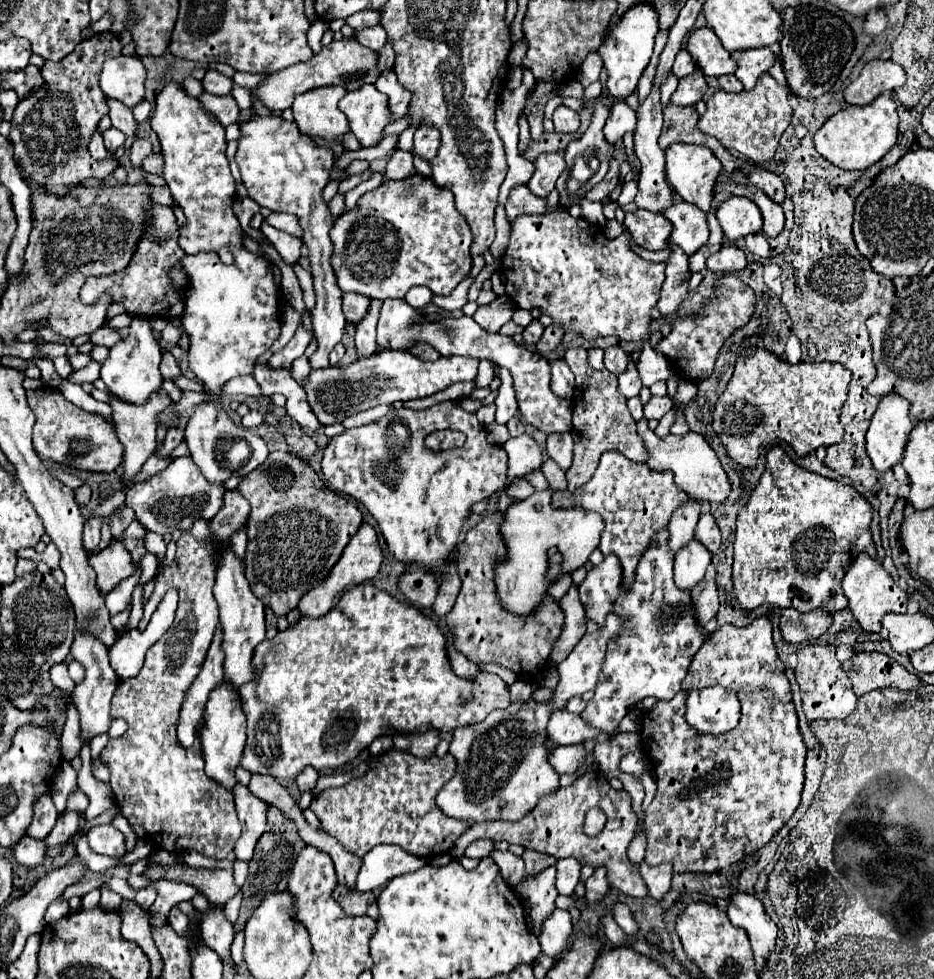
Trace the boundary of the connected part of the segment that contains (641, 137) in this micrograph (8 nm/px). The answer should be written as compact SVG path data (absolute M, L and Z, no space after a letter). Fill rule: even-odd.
M653 88L647 100L637 108L637 128L635 128L635 154L641 162L641 174L639 174L639 192L635 196L635 204L639 208L651 210L651 212L663 212L669 206L675 204L675 194L671 186L665 180L663 166L665 166L665 154L657 144L657 138L661 134L661 124L663 124L663 110L659 104L659 90Z

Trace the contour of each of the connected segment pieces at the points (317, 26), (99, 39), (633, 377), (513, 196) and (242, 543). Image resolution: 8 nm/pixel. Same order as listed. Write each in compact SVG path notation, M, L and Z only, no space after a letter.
M317 18L317 22L311 24L307 38L309 38L309 46L311 46L315 52L321 50L321 36L323 36L323 32L325 32L327 28L329 28L329 24L325 24L321 18Z
M113 32L95 34L77 46L73 54L67 54L59 62L45 60L41 74L43 86L33 88L29 96L19 100L13 114L11 144L15 158L21 160L27 178L33 184L49 188L53 194L65 194L71 186L81 184L87 178L107 178L119 164L93 160L87 150L89 128L97 128L99 120L109 112L107 96L99 90L99 74L107 58L121 56L121 40Z
M629 362L627 372L623 372L623 374L619 376L619 392L625 394L625 398L633 398L633 396L639 394L639 388L641 388L641 384L639 384L637 368L635 368L633 362Z
M525 184L515 186L509 194L509 200L505 204L505 212L507 212L507 220L513 222L515 218L519 218L521 214L537 214L537 212L545 212L547 200L543 198L533 198L533 194L529 194L529 188Z
M243 526L243 528L239 528L237 532L233 532L233 536L231 536L231 546L233 546L233 552L237 554L237 556L245 556L245 546L247 546L247 528Z

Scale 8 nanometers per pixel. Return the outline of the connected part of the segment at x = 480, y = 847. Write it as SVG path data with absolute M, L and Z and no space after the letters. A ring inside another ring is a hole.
M475 840L475 842L471 842L469 846L467 846L467 850L465 850L465 856L467 858L485 858L485 856L489 856L489 852L493 852L495 850L495 842L491 842L491 840Z

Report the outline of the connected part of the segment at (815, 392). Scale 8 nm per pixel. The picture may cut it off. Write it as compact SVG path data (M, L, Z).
M757 348L735 364L733 376L715 404L713 430L739 466L753 468L759 454L775 440L785 440L797 456L807 456L819 446L843 440L839 414L849 382L849 370L837 362L789 364L771 350Z

